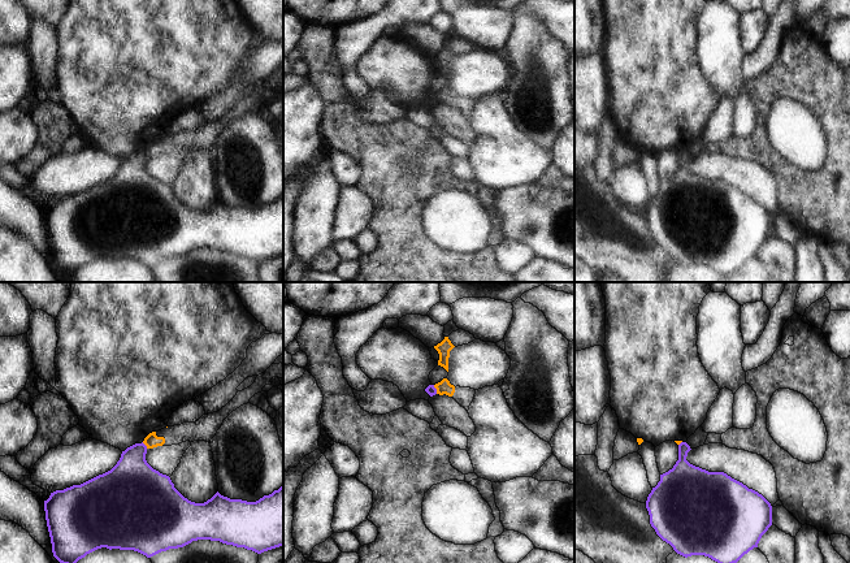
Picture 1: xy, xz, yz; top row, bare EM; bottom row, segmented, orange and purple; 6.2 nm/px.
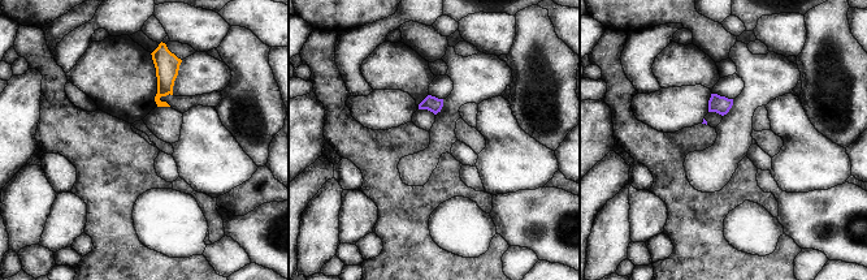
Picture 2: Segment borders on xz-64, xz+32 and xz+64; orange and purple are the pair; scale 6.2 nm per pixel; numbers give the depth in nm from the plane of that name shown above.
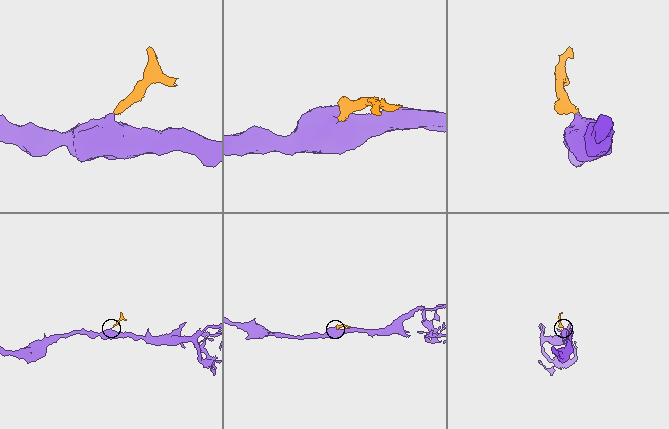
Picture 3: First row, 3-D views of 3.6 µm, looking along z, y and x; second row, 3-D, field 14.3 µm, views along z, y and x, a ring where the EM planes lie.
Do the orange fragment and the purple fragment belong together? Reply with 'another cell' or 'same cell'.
another cell

